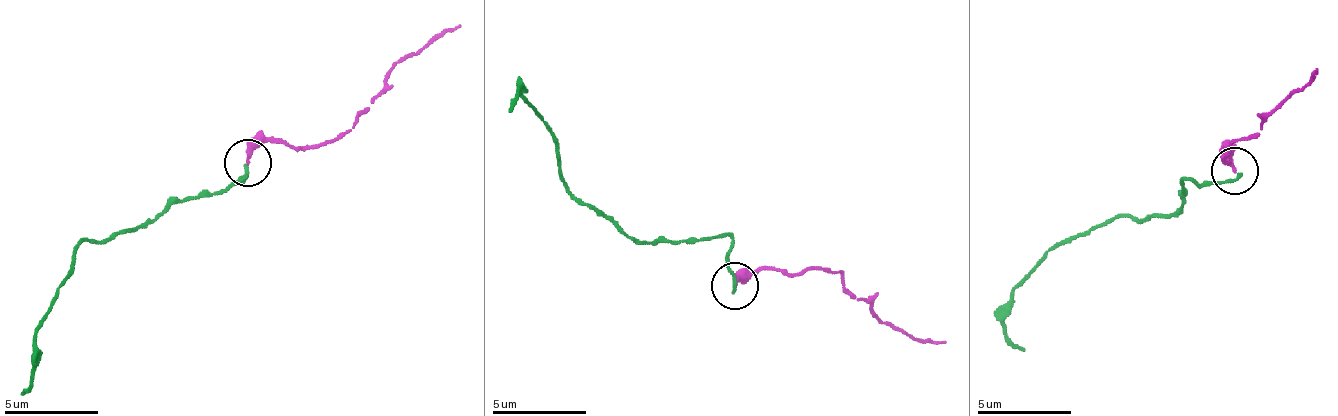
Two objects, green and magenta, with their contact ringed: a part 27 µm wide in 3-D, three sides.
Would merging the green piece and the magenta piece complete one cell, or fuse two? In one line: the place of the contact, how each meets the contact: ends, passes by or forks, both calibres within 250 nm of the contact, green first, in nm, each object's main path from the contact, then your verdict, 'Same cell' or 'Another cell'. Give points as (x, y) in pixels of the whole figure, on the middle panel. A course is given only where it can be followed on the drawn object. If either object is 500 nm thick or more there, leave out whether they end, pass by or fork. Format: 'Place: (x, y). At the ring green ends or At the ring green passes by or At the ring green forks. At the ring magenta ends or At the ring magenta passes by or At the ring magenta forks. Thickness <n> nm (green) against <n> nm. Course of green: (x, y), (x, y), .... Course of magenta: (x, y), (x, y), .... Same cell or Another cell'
Place: (735, 286). At the ring green ends. At the ring magenta ends. Thickness 160 nm (green) against 260 nm. Course of green: (734, 289), (725, 235), (660, 242), (619, 231), (567, 186), (554, 133), (520, 89), (507, 110). Course of magenta: (734, 285), (752, 273), (803, 273), (831, 267), (889, 328), (944, 343). Same cell

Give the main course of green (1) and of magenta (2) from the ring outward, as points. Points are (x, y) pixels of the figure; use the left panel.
1: (246, 163), (242, 180), (215, 192), (173, 197), (131, 227), (81, 242), (34, 334), (34, 377), (19, 394)
2: (246, 163), (265, 141), (317, 146), (345, 137), (404, 58), (459, 23)

